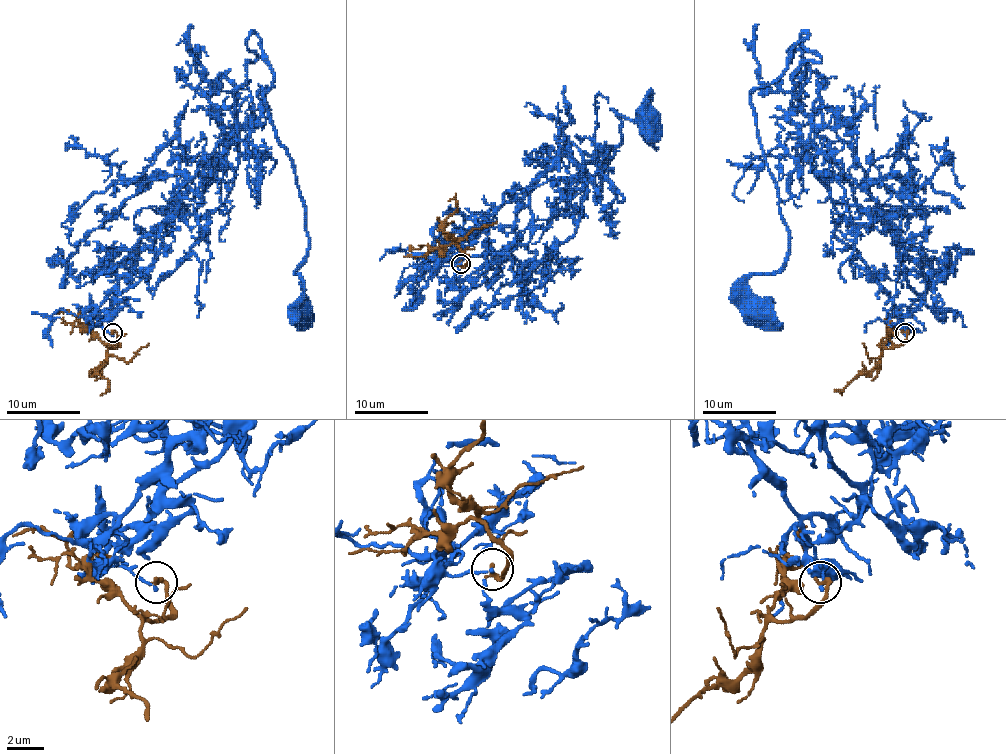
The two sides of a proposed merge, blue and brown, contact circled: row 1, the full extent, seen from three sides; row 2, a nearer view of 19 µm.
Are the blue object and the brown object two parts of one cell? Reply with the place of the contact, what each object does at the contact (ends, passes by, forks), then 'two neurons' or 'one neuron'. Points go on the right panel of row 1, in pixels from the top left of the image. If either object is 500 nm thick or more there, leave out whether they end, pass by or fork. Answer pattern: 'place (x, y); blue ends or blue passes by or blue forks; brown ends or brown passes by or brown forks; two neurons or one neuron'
place (904, 332); blue ends; brown ends; two neurons

